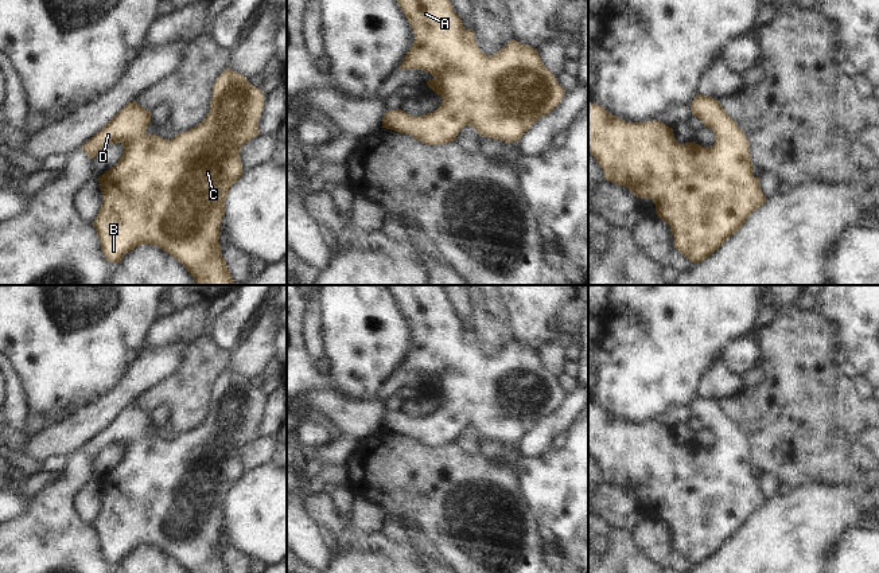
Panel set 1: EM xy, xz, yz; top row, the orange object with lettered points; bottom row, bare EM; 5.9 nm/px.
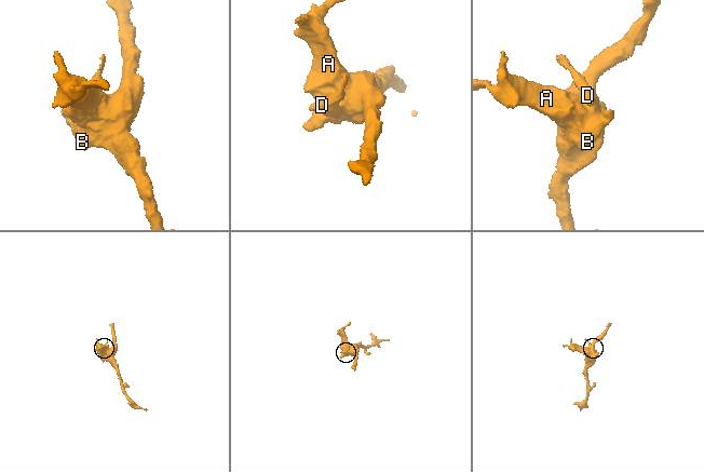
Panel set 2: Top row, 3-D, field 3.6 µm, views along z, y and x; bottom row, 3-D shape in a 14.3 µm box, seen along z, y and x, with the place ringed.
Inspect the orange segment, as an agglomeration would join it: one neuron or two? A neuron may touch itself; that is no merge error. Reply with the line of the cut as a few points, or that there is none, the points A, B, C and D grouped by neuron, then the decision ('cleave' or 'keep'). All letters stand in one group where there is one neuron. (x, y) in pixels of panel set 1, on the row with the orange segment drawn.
no cut; A B C D; keep

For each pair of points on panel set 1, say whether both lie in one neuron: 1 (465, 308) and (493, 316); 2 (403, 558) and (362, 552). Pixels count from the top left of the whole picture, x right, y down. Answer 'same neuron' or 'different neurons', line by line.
1: different neurons
2: same neuron

